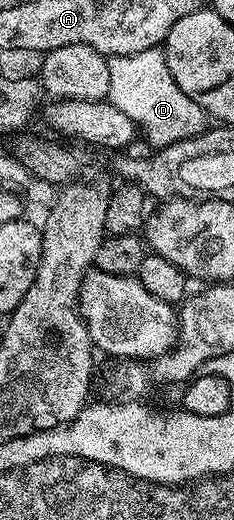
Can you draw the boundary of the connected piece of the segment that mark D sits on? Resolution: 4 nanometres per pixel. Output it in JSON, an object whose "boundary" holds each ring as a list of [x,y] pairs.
{"boundary":[[[155,46],[149,51],[131,56],[115,56],[107,60],[109,67],[109,91],[111,105],[123,111],[143,133],[152,148],[163,148],[173,142],[195,137],[207,127],[207,116],[199,104],[194,103],[178,87],[169,71],[168,61],[162,48]]]}

